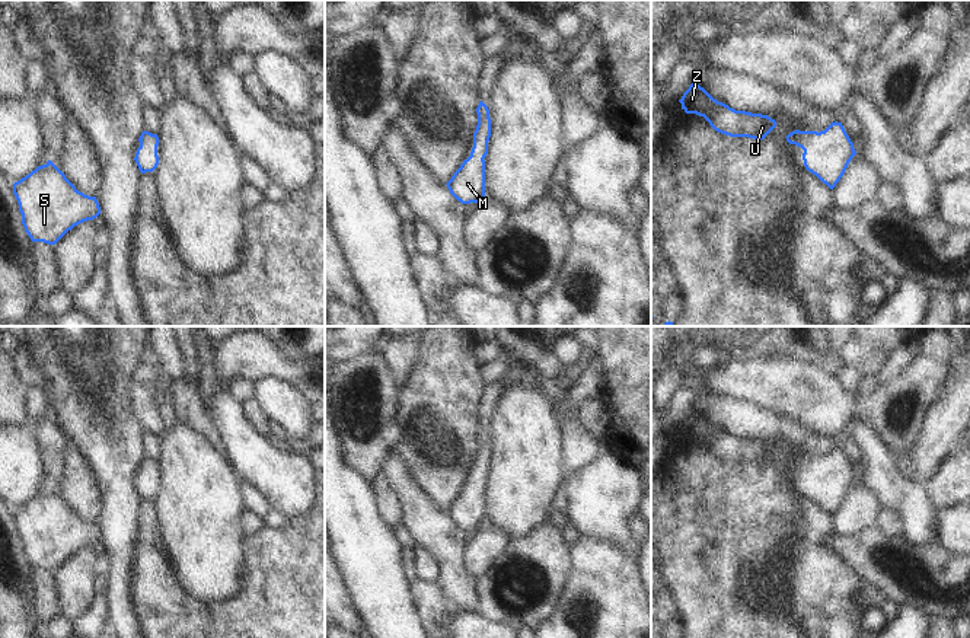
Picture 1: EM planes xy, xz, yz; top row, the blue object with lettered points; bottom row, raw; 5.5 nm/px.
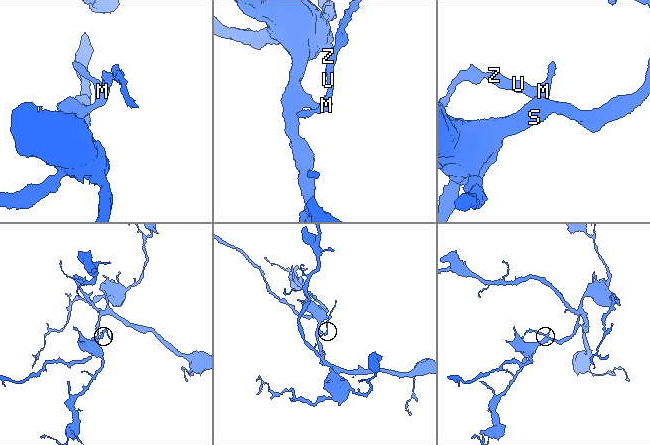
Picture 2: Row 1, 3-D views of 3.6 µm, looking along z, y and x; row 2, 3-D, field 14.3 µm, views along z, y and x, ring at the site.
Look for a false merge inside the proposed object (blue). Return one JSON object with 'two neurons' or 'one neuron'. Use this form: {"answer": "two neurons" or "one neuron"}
{"answer": "one neuron"}

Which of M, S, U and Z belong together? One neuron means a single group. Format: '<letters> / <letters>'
M S U Z

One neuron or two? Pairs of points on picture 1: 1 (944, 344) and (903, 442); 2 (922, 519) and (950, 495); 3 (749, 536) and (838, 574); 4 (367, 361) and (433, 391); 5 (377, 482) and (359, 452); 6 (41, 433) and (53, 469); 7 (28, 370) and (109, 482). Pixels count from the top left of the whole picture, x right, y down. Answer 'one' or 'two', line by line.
1: one
2: two
3: two
4: two
5: two
6: one
7: two

